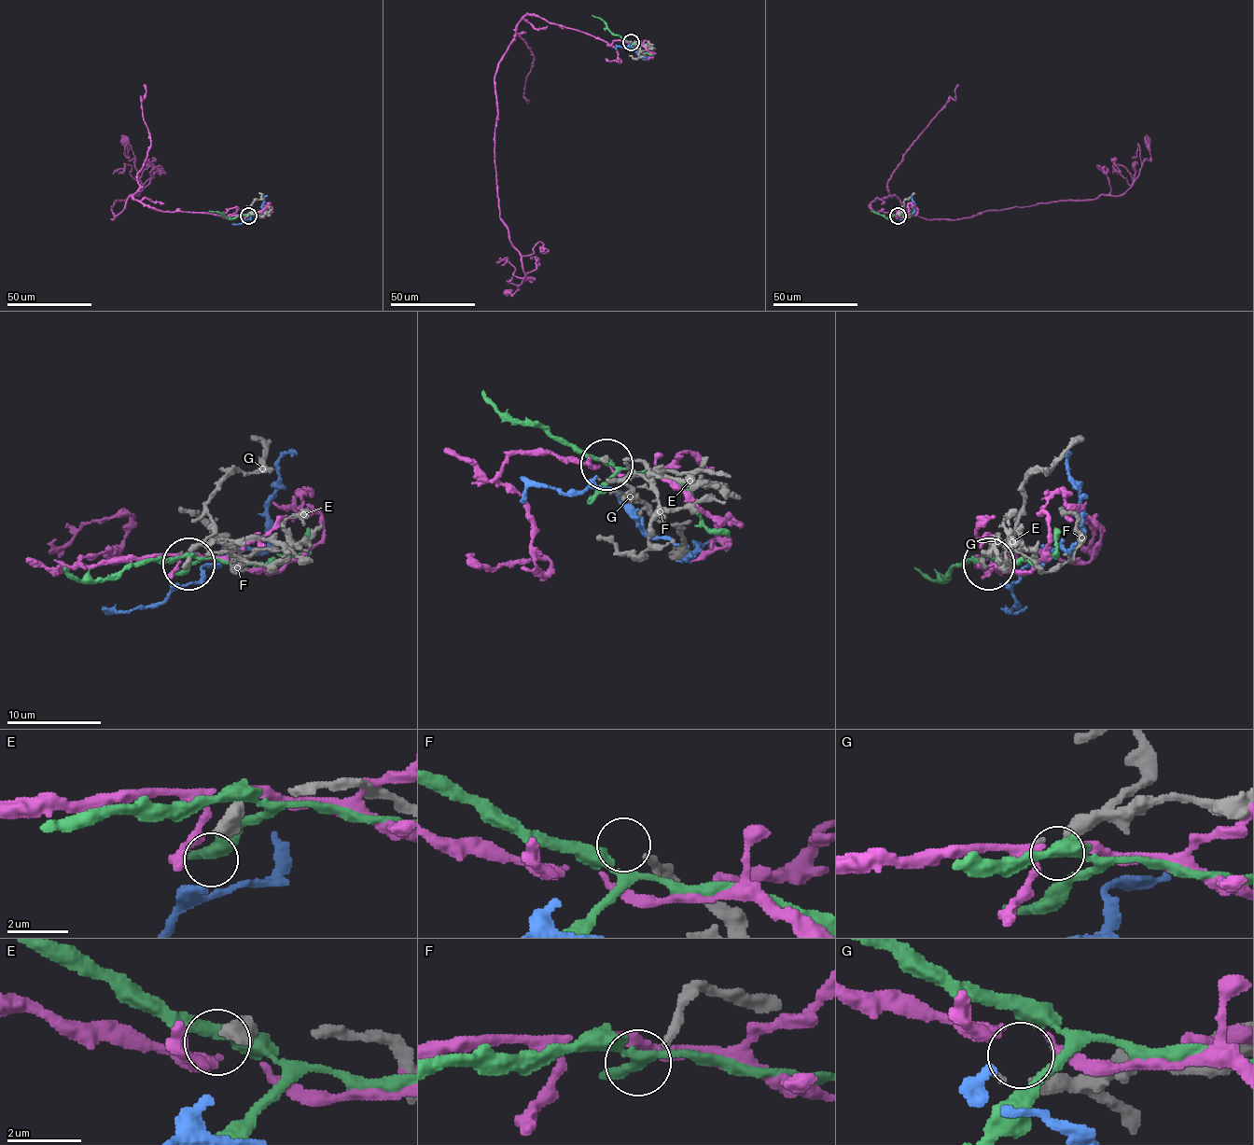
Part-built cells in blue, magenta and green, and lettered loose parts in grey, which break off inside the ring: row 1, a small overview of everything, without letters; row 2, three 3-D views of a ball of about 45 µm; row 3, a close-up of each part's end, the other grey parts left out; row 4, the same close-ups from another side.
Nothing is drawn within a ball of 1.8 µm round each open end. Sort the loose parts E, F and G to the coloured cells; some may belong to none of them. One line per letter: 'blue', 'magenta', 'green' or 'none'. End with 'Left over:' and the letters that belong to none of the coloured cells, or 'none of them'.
E: none
F: none
G: none
Left over: E, F, G

